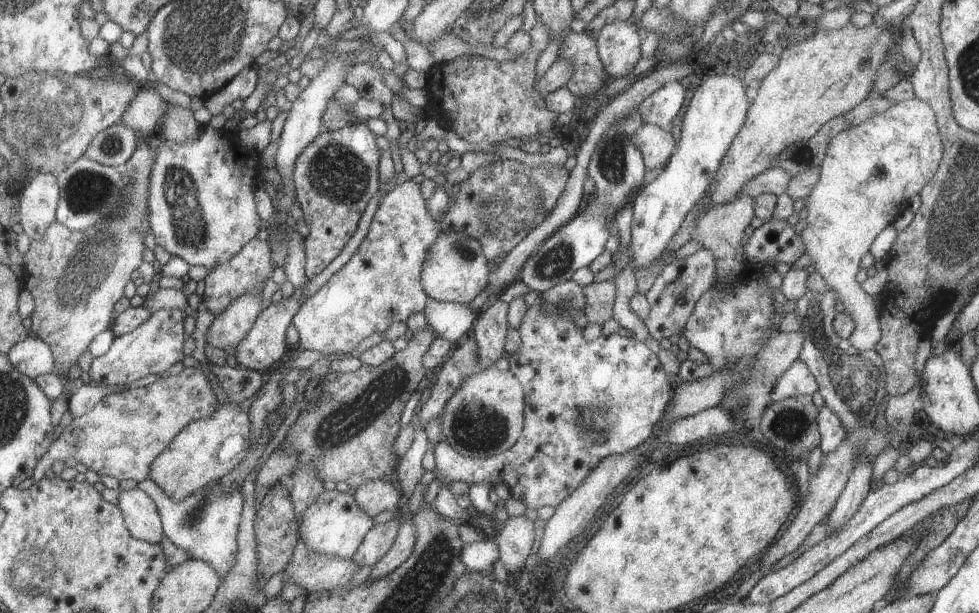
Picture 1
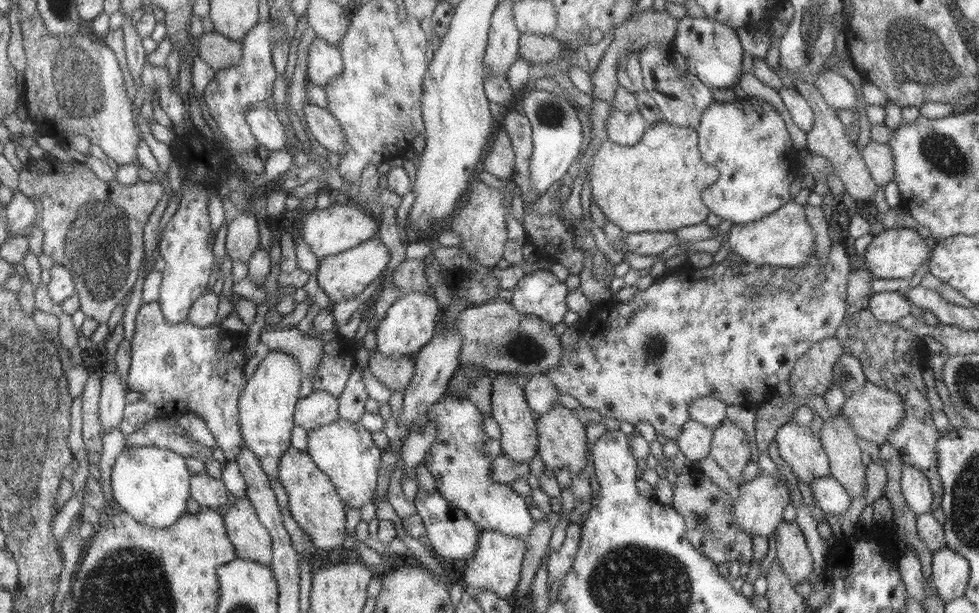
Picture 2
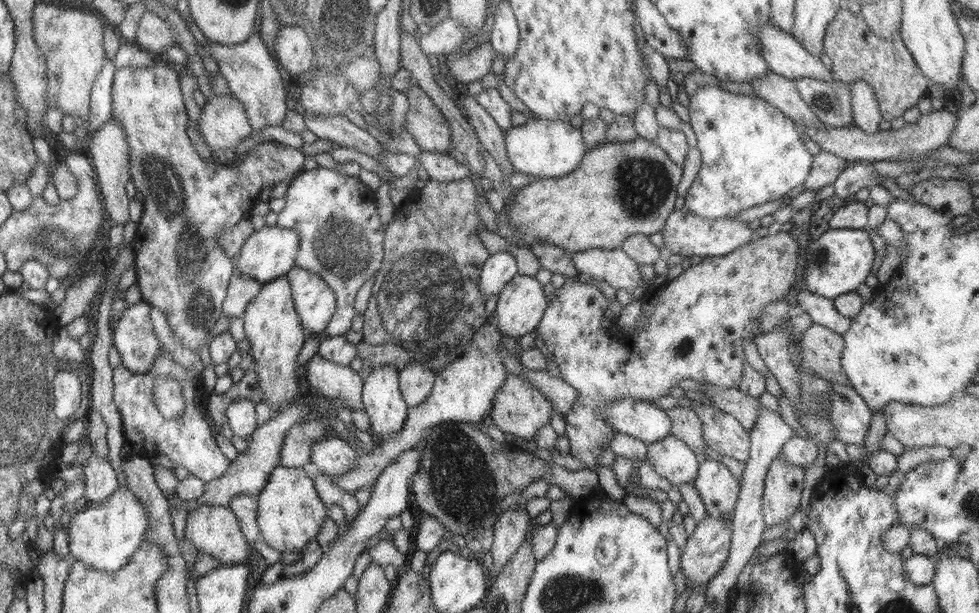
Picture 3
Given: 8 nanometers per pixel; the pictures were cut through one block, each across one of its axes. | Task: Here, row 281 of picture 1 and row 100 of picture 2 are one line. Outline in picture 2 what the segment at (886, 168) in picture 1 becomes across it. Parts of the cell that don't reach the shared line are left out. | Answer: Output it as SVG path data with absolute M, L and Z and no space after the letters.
M824 69L816 75L815 88L820 91L828 106L834 110L850 110L856 106L856 90L840 73L834 74L830 69Z

